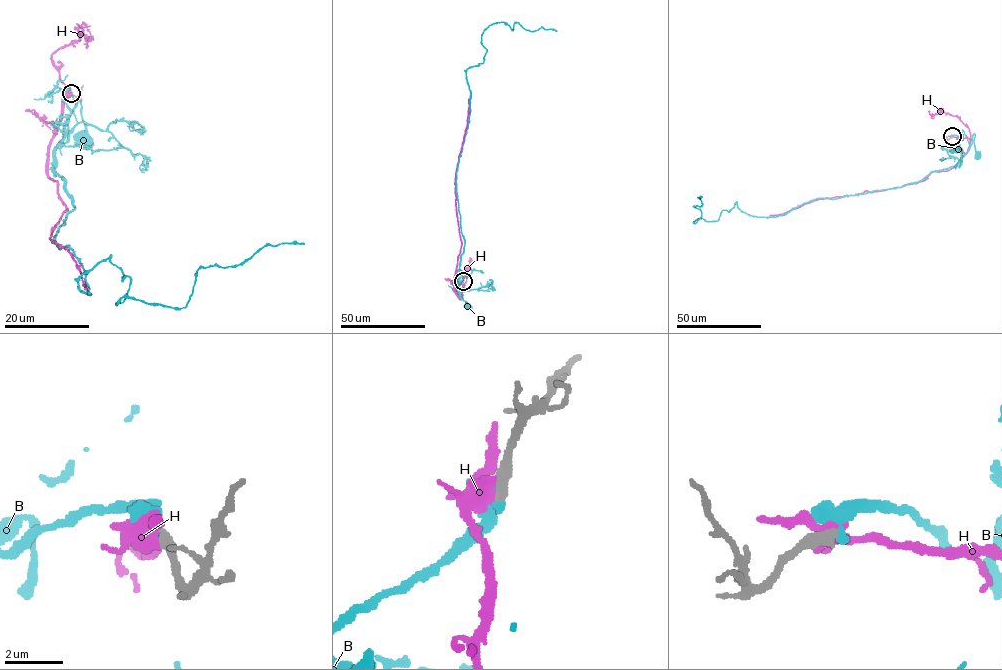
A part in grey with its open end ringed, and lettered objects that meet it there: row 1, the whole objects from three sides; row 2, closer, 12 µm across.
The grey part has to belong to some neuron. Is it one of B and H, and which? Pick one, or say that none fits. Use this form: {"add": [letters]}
{"add": ["B"]}

